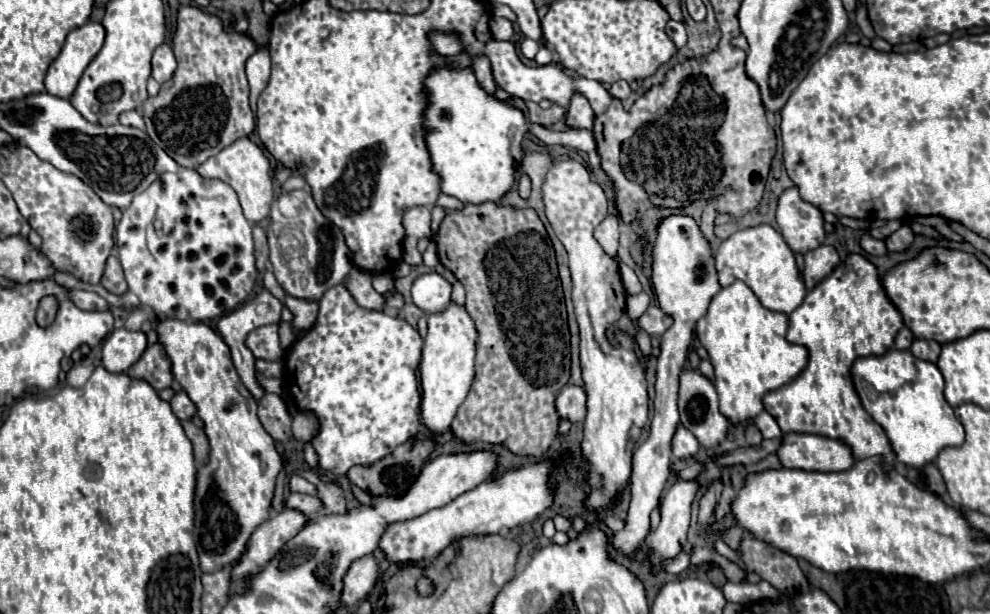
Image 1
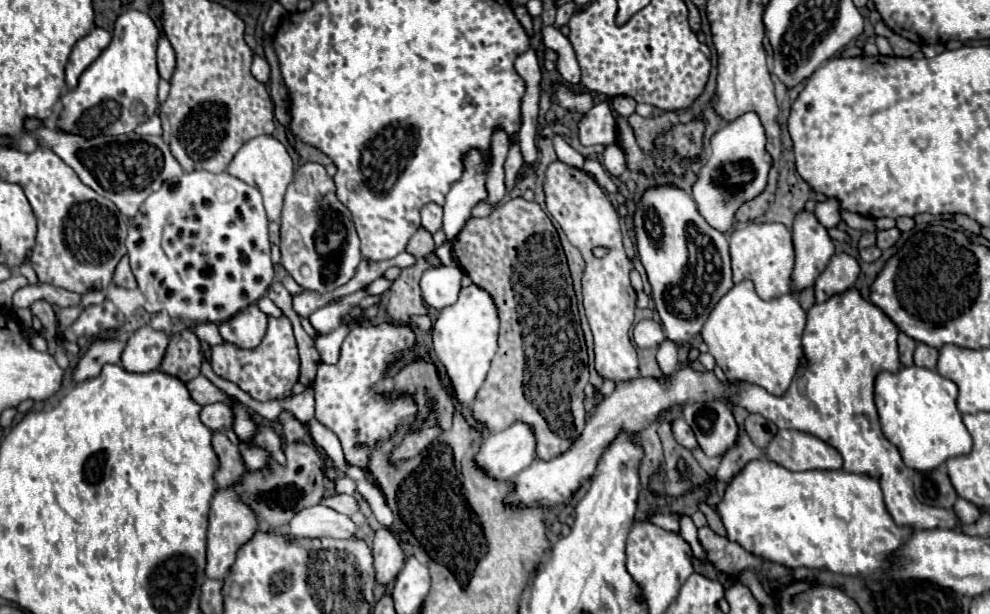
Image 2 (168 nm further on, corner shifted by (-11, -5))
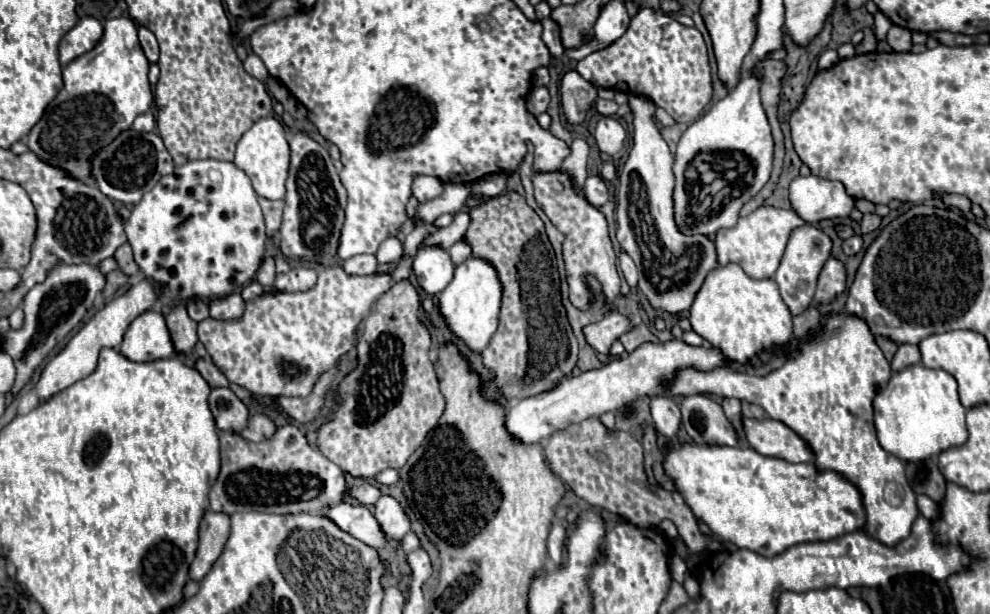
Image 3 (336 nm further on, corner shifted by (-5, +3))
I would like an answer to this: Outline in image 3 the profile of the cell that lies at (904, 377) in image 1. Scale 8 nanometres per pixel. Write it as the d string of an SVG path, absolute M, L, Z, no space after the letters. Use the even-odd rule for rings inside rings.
M917 363L893 373L887 387L879 389L873 407L881 447L901 461L921 461L949 447L959 447L967 439L965 407L957 397L957 381L943 369L927 369Z

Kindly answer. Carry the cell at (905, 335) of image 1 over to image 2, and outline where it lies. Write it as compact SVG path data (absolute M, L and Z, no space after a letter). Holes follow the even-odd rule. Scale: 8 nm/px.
M905 333L899 335L899 359L901 359L901 365L903 365L903 367L913 365L915 345L917 345L917 343L915 343L909 335L905 335Z

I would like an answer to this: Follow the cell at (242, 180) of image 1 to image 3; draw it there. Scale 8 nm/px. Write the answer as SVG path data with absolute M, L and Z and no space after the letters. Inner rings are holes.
M277 117L259 119L237 143L233 163L241 171L247 173L257 195L261 195L265 199L283 199L285 197L285 181L289 177L289 143L285 137L283 123Z

